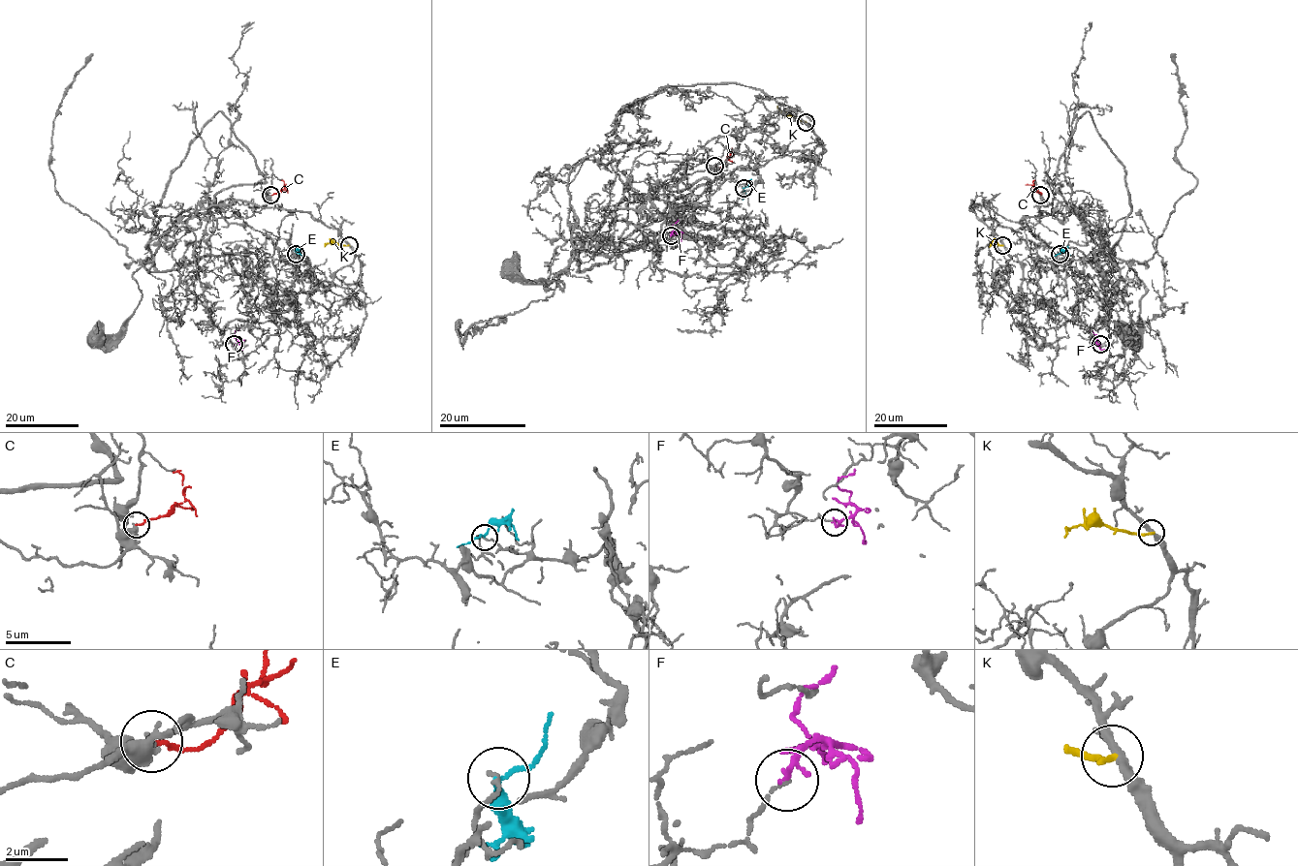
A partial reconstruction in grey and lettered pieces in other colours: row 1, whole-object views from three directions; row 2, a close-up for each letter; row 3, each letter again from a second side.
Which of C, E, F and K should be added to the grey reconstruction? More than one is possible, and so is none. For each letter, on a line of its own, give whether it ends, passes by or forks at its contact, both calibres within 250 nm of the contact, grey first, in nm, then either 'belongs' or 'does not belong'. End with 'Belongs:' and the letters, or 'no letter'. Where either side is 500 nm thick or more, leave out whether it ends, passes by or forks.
C: it ends | 380/140 nm | does not belong
E: it passes by | 130/140 nm | does not belong
F: it ends | 100/190 nm | does not belong
K: it ends | 320/200 nm | does not belong
Belongs: no letter

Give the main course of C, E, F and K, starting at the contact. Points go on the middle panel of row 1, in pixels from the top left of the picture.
C: (714, 166), (723, 165), (732, 148)
E: (743, 188), (743, 200)
F: (672, 236), (676, 231), (673, 226), (678, 220)
K: (805, 122), (781, 112), (776, 106)

